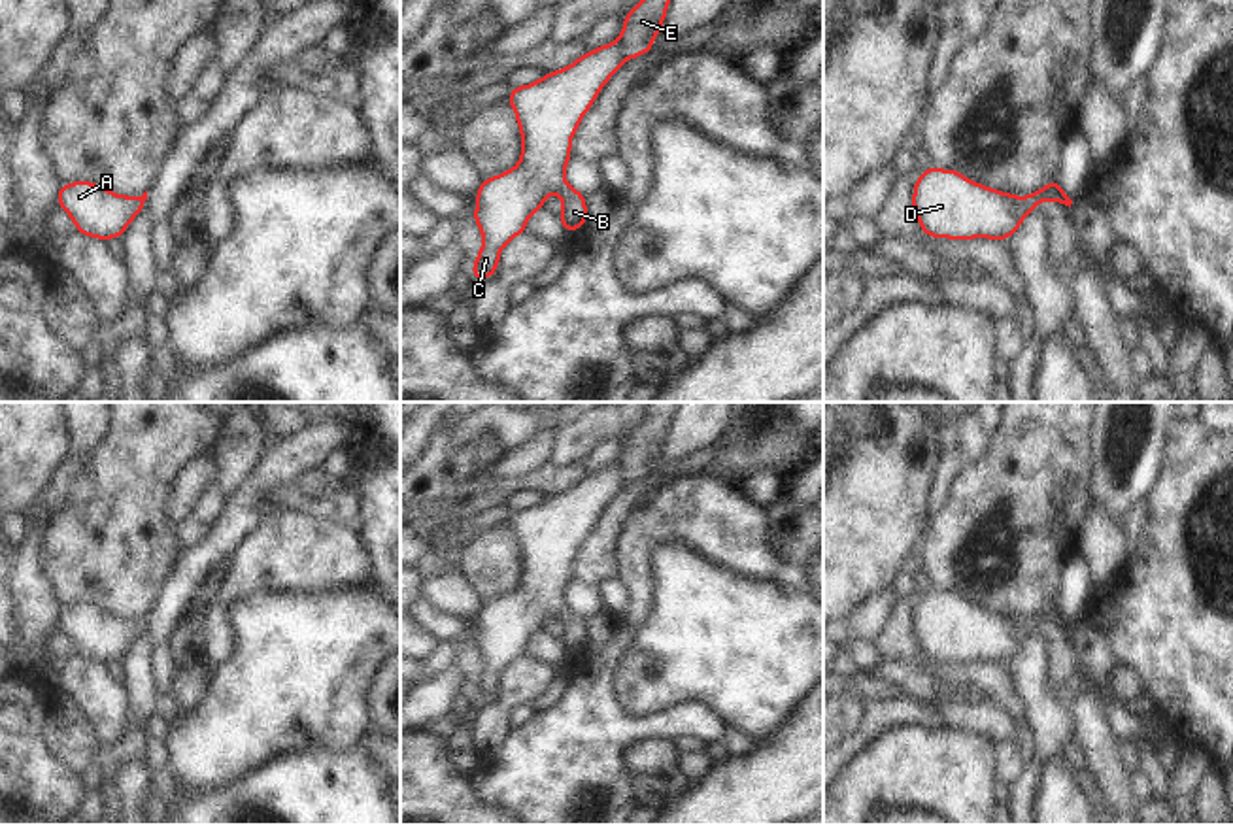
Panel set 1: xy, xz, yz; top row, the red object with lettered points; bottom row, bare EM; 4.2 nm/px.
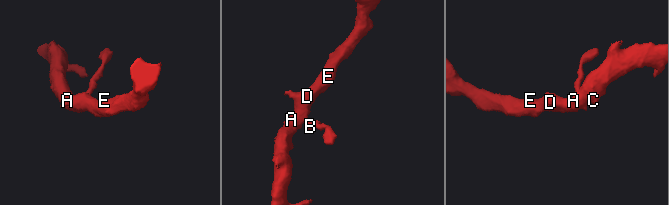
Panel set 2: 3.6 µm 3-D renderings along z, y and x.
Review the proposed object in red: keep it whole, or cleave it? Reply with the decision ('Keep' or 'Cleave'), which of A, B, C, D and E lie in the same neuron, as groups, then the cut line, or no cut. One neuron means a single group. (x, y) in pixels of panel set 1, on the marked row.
Keep. Groups: A B C D E. No split

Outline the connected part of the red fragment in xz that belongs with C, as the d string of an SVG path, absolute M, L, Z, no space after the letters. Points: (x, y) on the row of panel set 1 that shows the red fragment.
M642 0L623 15L625 26L616 43L585 53L570 66L546 74L542 79L512 89L512 104L523 153L515 168L483 179L476 193L472 213L483 236L476 264L476 281L493 276L500 249L525 232L532 211L544 208L549 193L563 198L561 225L582 228L587 219L585 196L565 181L570 140L602 85L617 68L638 55L646 55L665 21L670 0Z

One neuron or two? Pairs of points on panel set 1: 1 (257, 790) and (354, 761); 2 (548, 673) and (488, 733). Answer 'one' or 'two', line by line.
1: one
2: one

